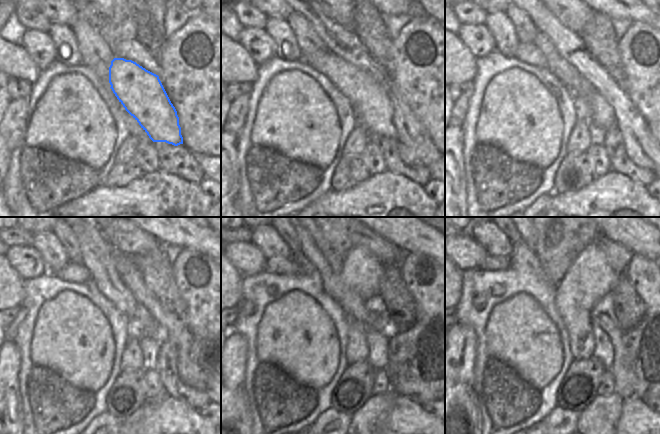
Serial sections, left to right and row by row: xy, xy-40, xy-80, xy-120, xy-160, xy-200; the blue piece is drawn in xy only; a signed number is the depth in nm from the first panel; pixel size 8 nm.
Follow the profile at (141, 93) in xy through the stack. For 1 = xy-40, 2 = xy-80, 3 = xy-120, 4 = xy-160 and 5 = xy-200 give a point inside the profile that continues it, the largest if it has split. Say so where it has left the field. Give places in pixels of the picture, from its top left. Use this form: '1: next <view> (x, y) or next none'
1: next xy-40 (373, 108)
2: next xy-80 (601, 113)
3: next xy-120 (71, 272)
4: next xy-160 (278, 265)
5: next xy-200 (492, 263)

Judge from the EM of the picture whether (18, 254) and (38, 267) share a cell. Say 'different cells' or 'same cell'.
same cell

